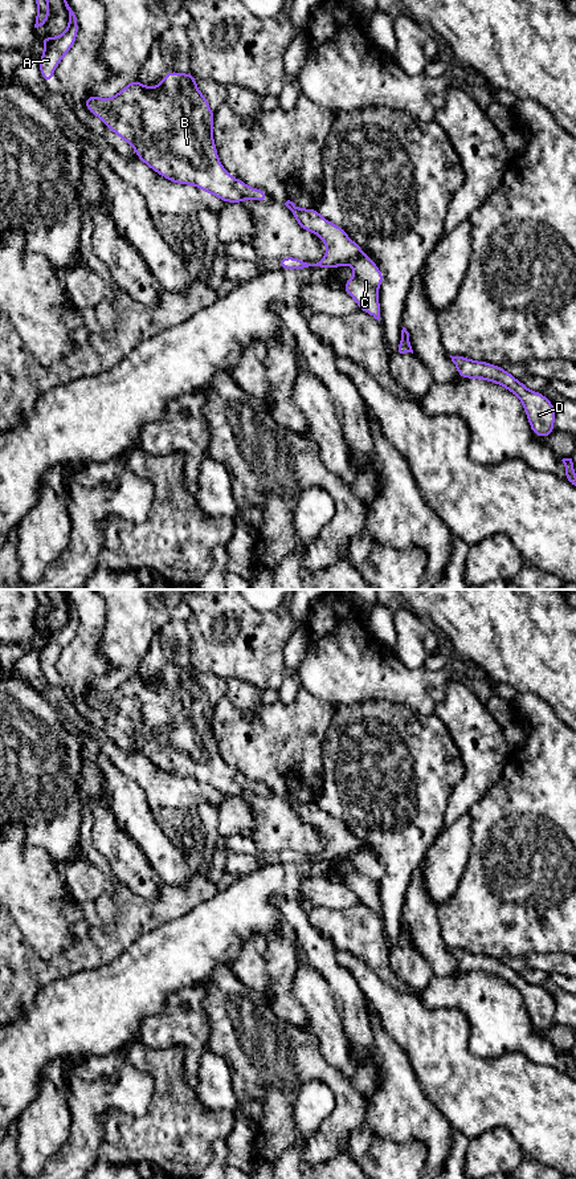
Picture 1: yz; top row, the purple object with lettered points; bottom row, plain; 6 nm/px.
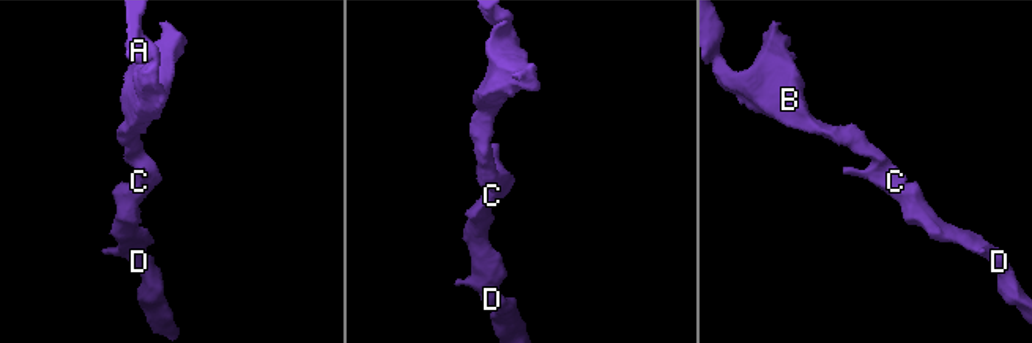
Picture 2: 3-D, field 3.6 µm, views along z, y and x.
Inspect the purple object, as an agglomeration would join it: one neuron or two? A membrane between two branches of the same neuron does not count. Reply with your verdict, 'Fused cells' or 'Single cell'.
Single cell

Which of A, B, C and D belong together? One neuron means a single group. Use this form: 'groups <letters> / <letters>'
groups A B C D

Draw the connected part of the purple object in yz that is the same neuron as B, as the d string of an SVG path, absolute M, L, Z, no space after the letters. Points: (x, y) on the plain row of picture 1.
M168 665L159 680L147 681L134 673L113 692L89 689L86 702L101 711L109 723L131 738L138 751L155 766L177 778L193 778L226 796L245 792L269 795L264 783L246 779L221 759L212 730L215 707L192 666Z

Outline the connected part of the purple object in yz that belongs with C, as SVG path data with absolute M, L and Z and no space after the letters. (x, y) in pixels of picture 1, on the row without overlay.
M287 794L285 799L291 804L302 823L315 827L324 835L327 848L318 856L305 856L295 850L283 850L278 853L278 861L302 864L339 861L351 857L355 869L342 880L342 884L347 885L356 894L359 902L380 915L377 881L384 874L384 869L375 856L363 846L360 840L355 837L339 819L323 812L316 801L299 803L290 794Z

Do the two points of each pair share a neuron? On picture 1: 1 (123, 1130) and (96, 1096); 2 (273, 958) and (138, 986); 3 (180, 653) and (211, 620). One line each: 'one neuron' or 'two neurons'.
1: two neurons
2: two neurons
3: two neurons

